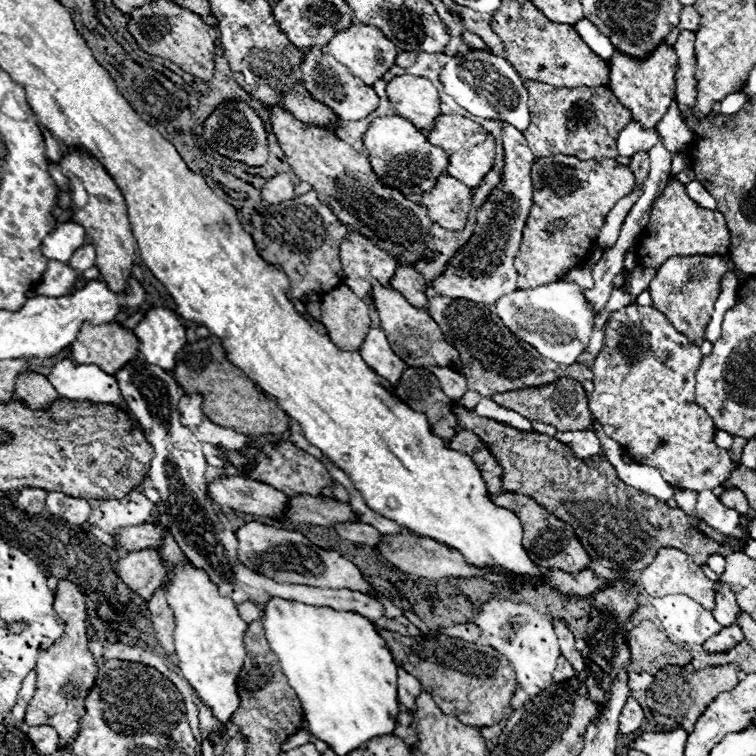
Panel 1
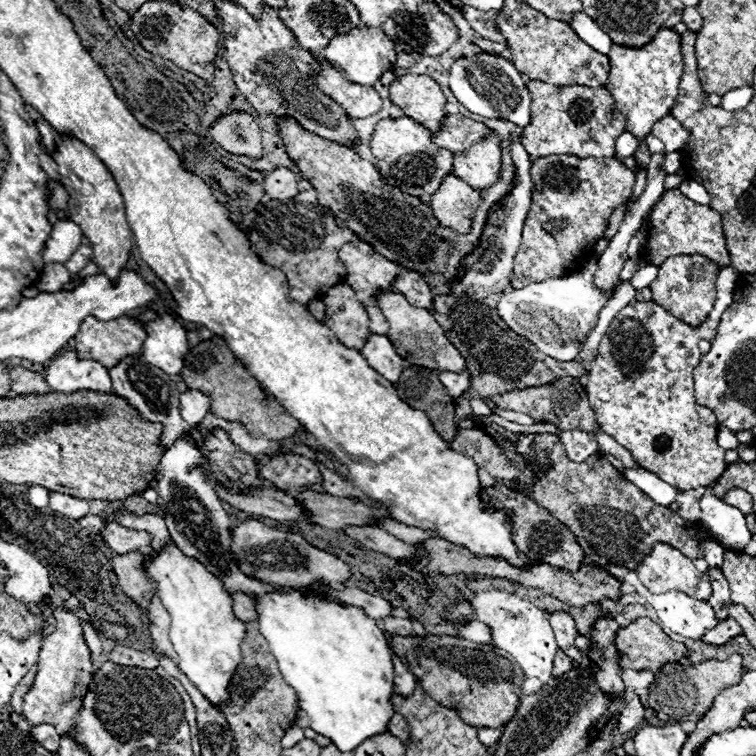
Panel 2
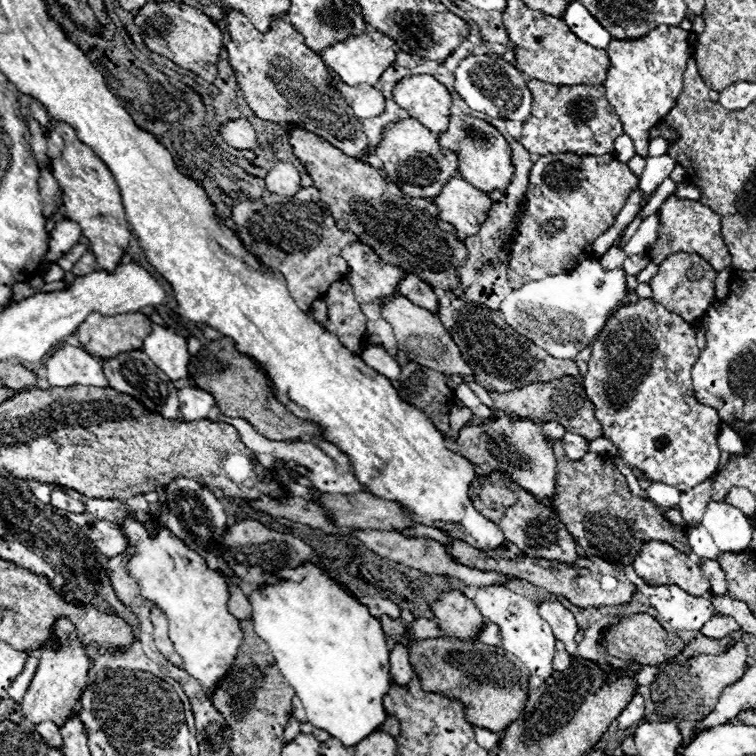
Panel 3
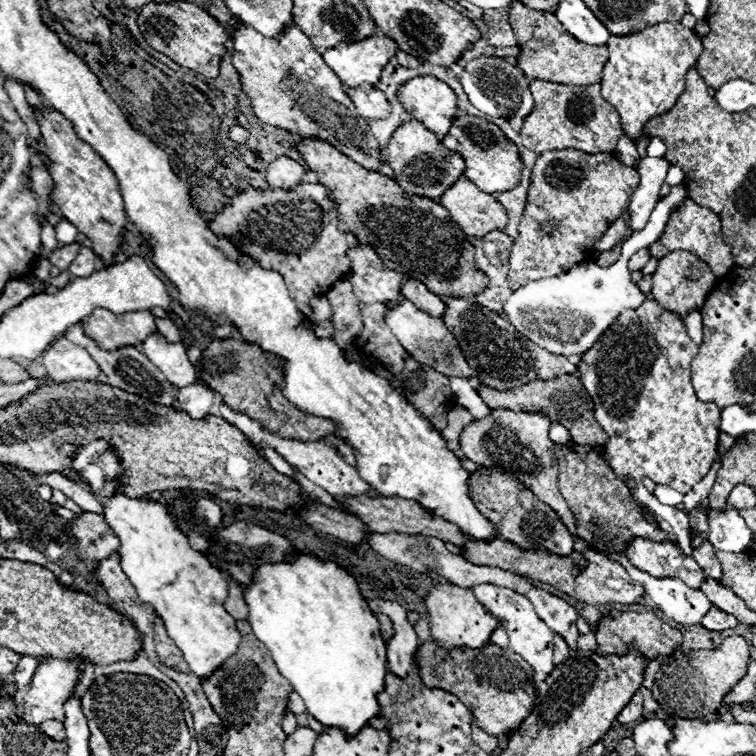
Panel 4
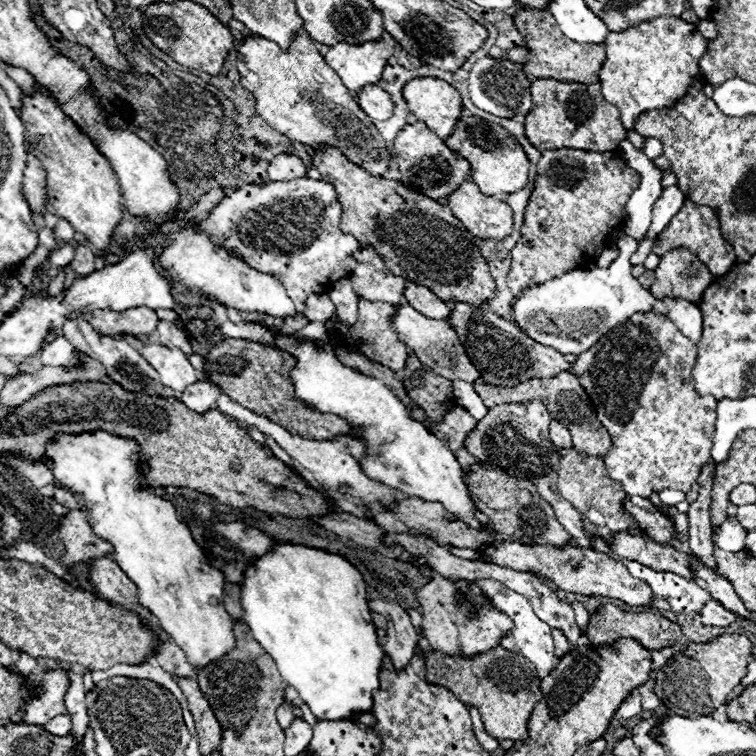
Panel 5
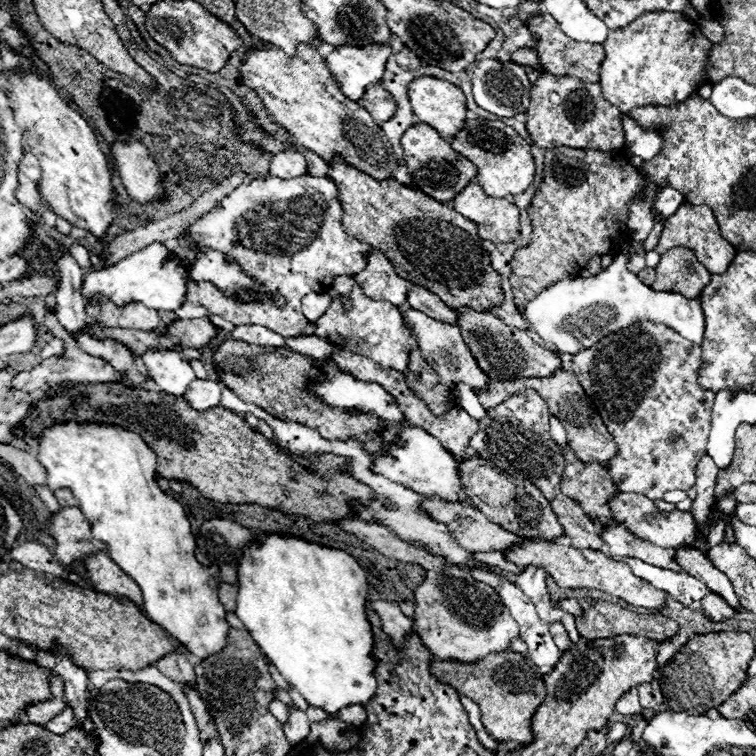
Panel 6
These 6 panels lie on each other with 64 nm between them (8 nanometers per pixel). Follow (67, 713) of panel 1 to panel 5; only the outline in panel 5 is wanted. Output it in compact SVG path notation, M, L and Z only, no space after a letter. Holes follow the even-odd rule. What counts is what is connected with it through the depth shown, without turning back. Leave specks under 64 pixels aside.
M44 670L42 674L32 676L32 684L42 684L44 694L36 698L28 698L24 710L24 722L42 726L58 714L66 712L64 694L68 690L68 676L64 670Z

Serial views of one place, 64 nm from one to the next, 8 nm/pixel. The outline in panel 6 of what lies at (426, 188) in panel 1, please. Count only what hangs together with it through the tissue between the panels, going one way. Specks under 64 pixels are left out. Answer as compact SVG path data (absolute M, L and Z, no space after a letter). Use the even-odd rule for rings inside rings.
M416 124L414 128L408 128L400 140L402 148L404 148L404 158L406 158L406 168L410 170L414 184L418 186L418 190L422 190L424 194L432 196L438 202L450 202L454 200L456 194L460 194L470 182L476 180L476 166L464 158L462 154L458 154L448 140L444 140L432 126L428 124Z

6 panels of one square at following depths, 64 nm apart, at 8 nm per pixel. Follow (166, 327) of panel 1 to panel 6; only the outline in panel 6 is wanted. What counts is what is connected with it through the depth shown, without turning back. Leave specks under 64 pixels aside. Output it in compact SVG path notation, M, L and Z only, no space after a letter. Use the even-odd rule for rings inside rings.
M150 350L148 354L144 354L142 360L146 374L164 394L182 396L186 394L190 382L196 380L190 364L184 362L180 352L176 350L164 350L164 352Z

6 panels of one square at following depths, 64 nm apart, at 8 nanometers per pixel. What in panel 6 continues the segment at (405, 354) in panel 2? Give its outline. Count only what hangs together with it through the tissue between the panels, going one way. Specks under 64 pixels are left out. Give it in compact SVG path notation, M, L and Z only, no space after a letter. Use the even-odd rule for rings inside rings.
M412 308L404 312L404 320L414 330L414 334L418 336L418 346L420 346L422 354L426 356L426 362L436 368L436 372L438 372L438 376L442 376L442 380L454 382L454 384L464 382L474 390L486 390L488 388L490 378L478 368L478 362L472 356L468 344L464 342L462 332L460 332L458 326L432 320L424 312L418 312L418 310L412 310Z

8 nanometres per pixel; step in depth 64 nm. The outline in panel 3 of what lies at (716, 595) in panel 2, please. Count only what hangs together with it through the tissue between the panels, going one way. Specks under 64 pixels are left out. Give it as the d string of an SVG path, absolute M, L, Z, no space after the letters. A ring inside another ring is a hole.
M702 558L700 568L702 568L702 572L706 574L706 578L710 580L710 584L712 584L712 590L714 590L714 592L718 592L718 594L726 592L724 570L720 568L720 564L718 564L716 560L706 560L706 558Z

